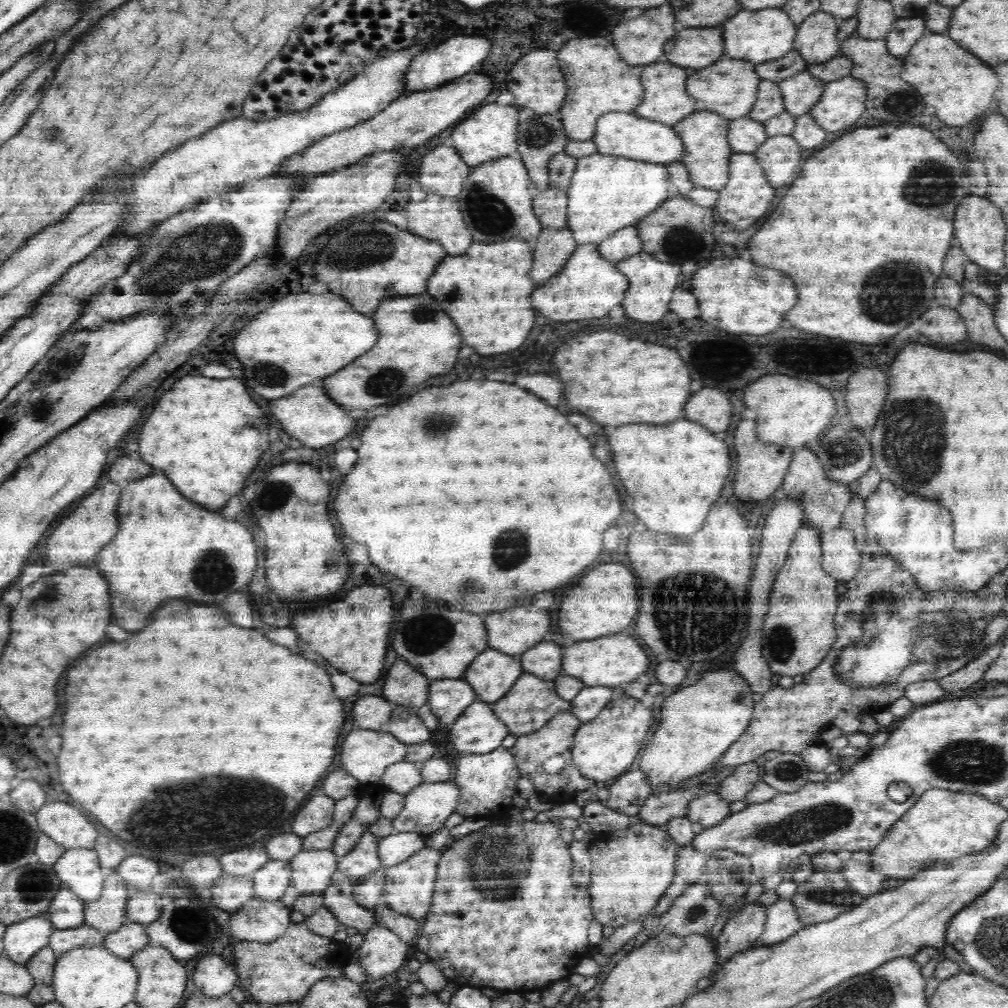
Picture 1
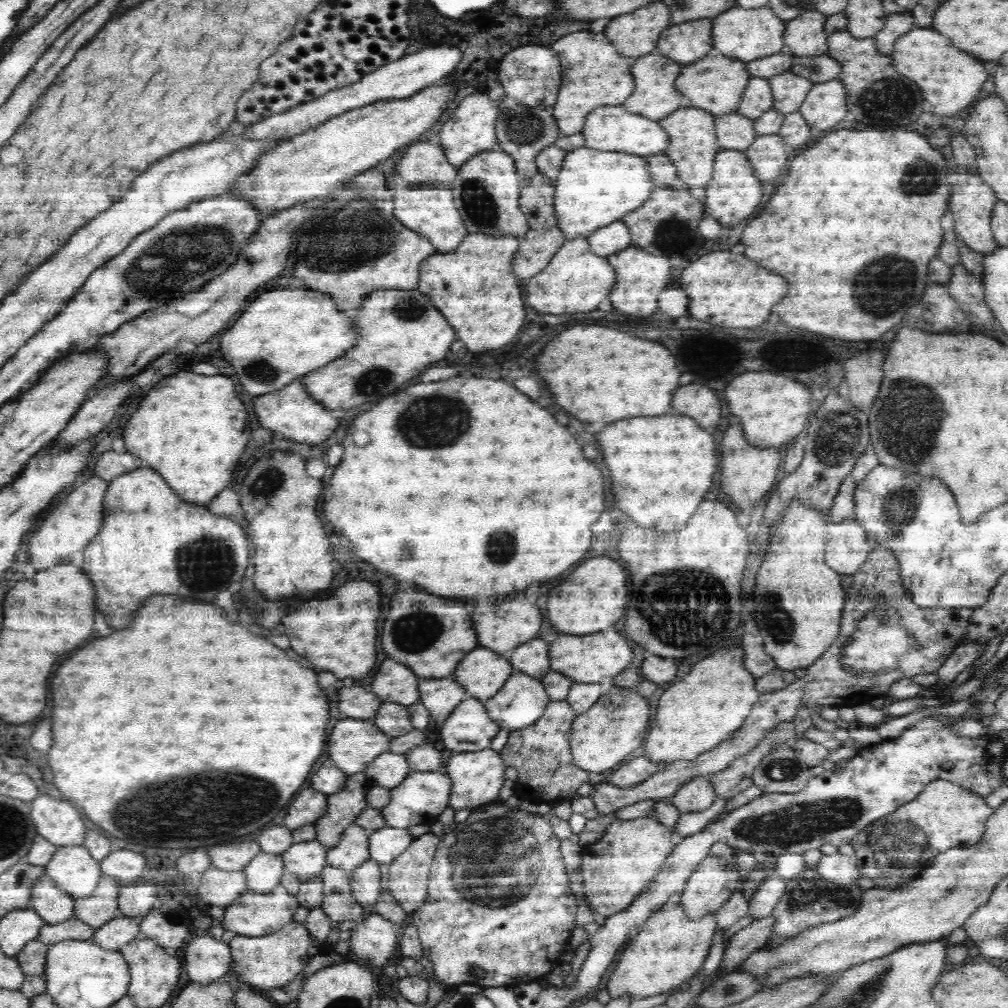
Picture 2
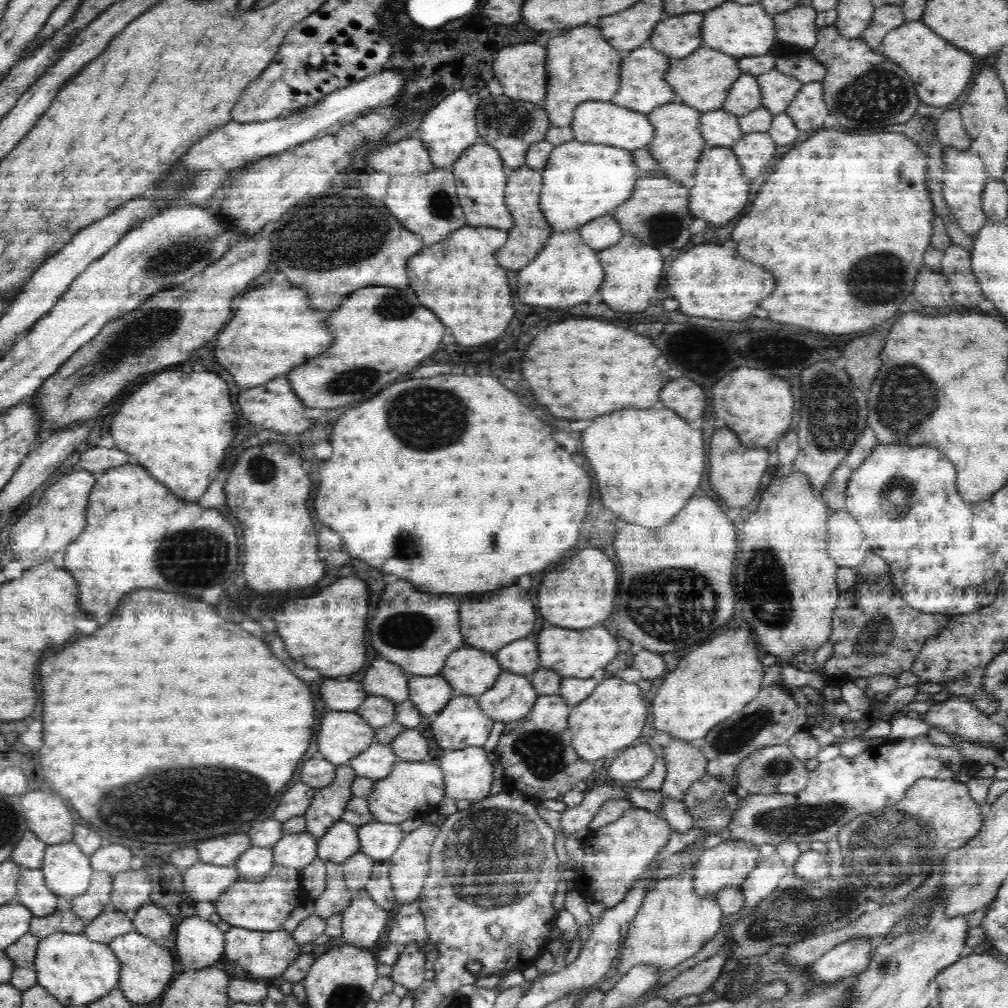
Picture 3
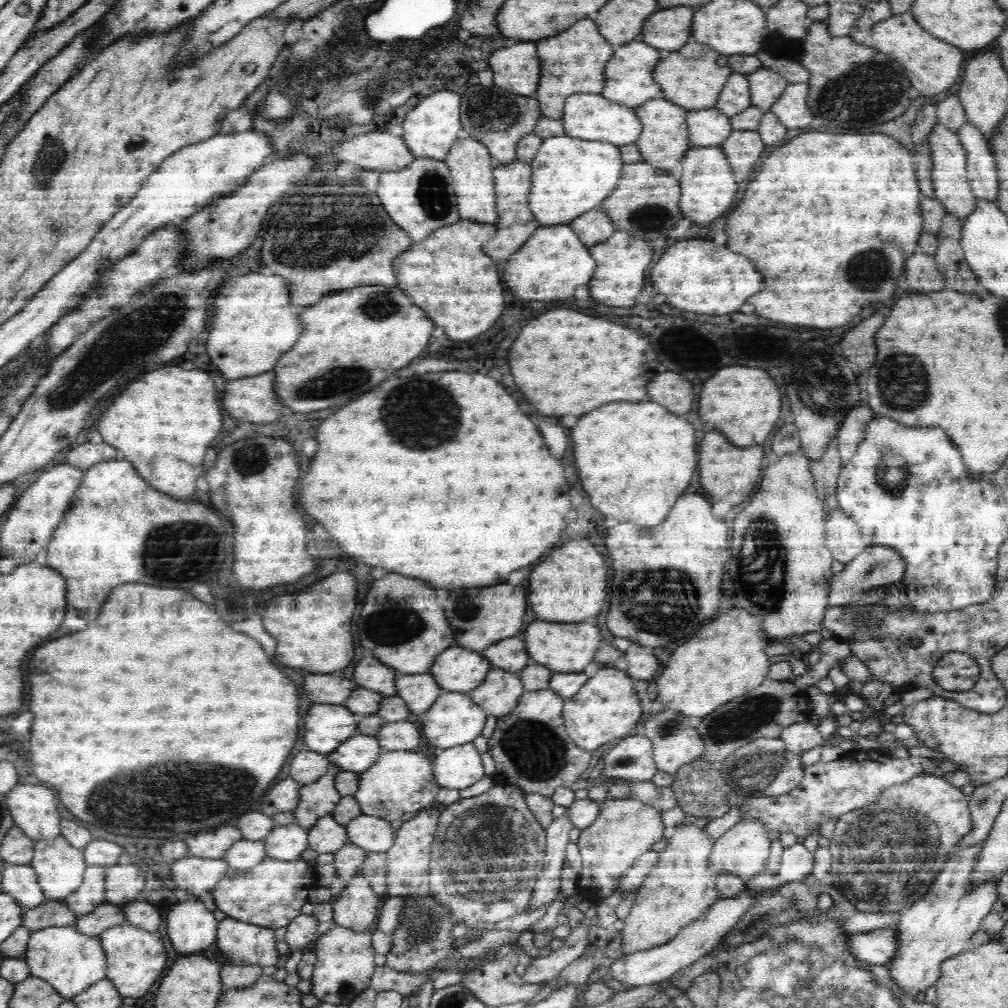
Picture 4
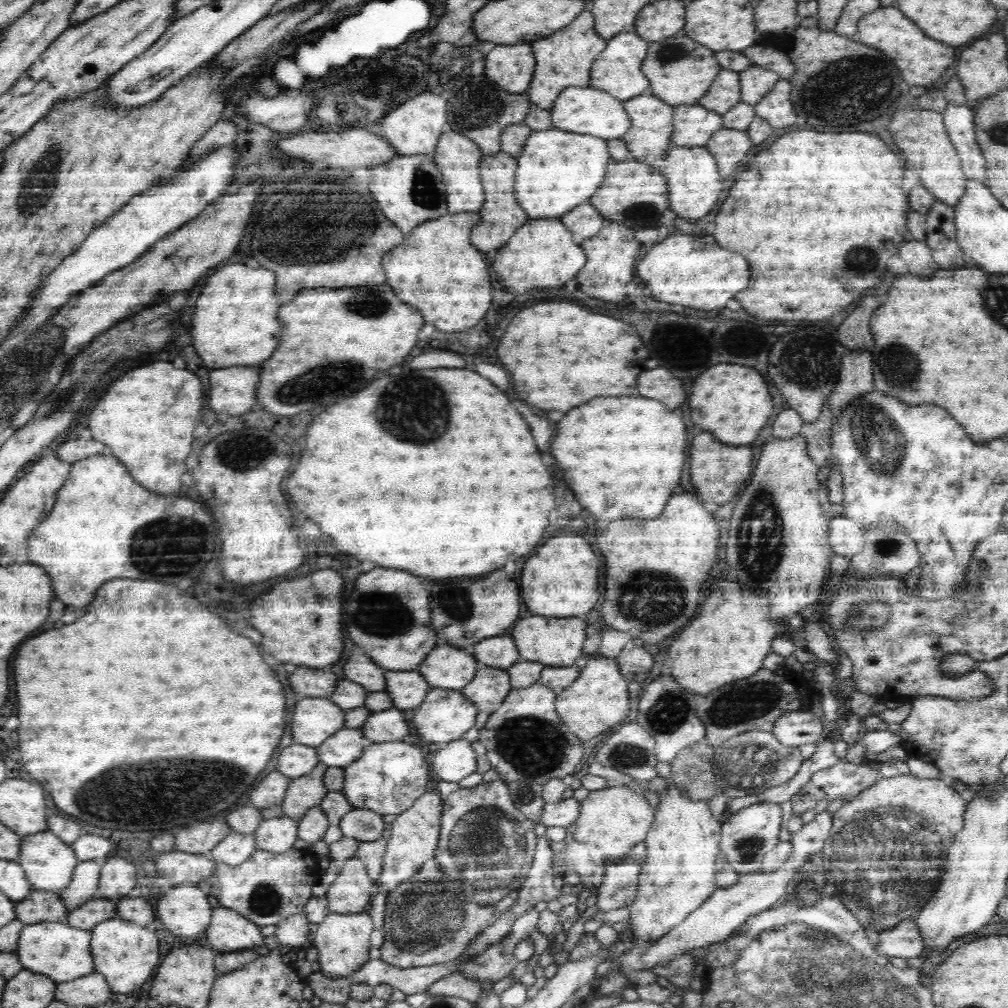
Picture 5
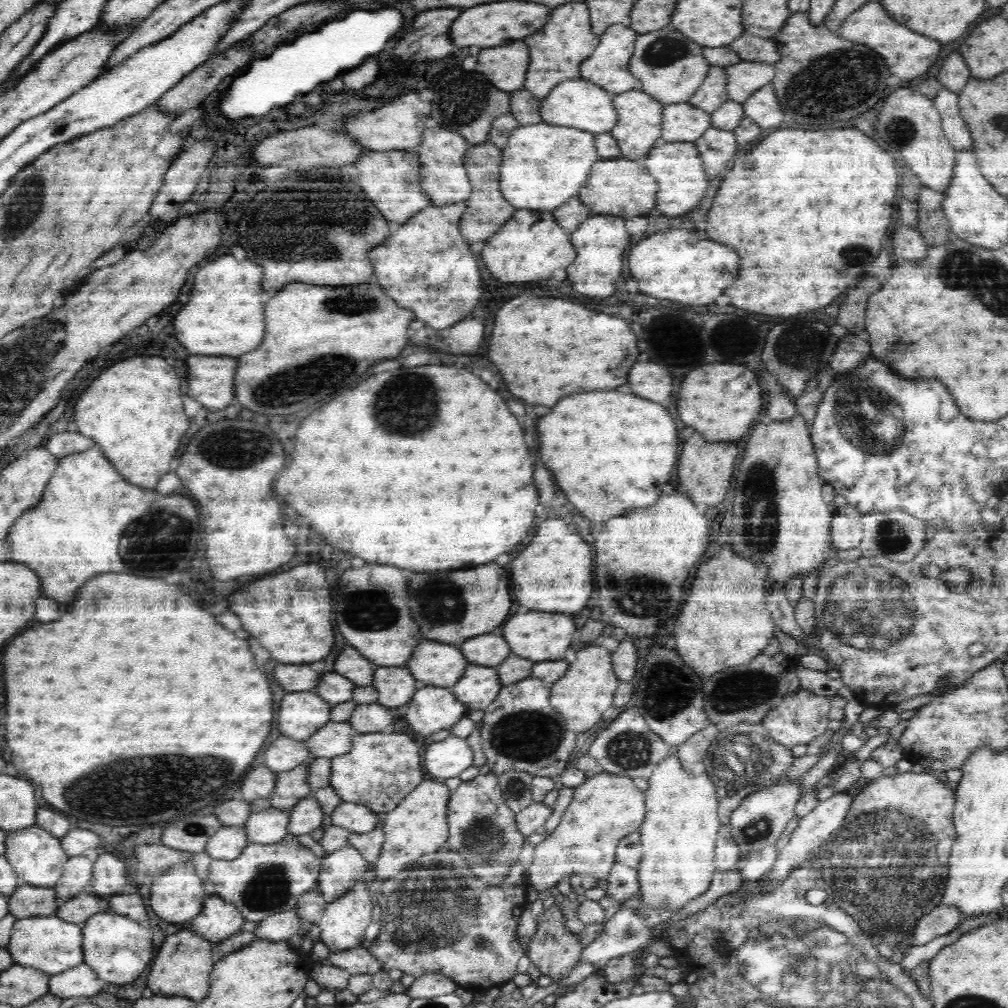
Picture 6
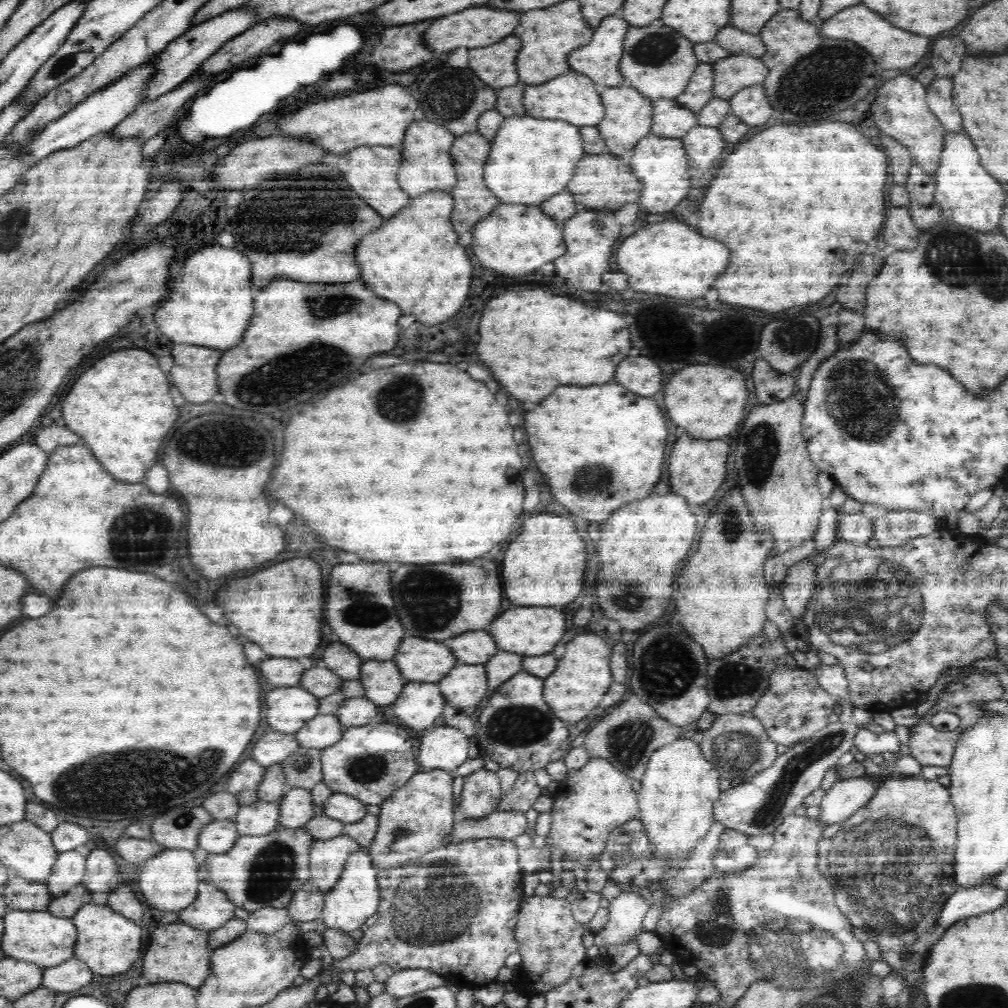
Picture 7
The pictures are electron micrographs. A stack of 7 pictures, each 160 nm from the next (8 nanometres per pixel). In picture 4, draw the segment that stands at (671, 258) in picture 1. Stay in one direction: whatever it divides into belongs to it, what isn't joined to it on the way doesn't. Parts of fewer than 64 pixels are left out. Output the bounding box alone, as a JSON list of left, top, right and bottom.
[599,160,684,242]

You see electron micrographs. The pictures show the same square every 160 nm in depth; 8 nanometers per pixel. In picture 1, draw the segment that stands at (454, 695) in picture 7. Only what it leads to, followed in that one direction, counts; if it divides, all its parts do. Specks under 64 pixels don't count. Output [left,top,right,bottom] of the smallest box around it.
[491,672,570,736]

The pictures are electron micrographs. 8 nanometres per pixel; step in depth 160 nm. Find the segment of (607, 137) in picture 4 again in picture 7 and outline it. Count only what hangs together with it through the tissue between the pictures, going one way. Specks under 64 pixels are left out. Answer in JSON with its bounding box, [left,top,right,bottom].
[521,70,605,127]

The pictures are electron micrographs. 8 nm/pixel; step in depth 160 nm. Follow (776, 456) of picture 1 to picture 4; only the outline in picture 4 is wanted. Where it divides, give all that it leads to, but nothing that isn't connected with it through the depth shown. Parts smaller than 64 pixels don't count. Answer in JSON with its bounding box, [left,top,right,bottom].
[700,432,764,504]

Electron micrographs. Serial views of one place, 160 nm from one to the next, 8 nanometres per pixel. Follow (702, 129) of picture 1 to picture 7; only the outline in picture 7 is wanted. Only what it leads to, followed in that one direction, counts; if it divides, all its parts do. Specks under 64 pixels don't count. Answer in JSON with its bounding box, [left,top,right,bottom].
[596,84,652,158]

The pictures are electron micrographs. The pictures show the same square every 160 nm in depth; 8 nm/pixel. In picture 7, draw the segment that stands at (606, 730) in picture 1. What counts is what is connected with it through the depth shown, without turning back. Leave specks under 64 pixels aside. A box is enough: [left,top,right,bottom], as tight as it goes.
[542,634,613,724]

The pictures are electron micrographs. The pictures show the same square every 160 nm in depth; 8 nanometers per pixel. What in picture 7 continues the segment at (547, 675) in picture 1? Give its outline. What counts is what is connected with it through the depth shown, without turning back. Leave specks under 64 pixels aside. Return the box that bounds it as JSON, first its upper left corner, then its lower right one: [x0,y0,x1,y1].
[443,630,498,665]

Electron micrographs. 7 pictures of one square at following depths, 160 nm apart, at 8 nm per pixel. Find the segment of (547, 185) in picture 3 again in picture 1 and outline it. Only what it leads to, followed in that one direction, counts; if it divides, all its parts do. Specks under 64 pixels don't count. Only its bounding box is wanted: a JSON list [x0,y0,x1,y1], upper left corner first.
[565,154,668,245]

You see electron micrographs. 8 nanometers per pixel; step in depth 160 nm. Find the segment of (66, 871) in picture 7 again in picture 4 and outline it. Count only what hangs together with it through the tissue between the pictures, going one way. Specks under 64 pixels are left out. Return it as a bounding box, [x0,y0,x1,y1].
[64,866,106,917]

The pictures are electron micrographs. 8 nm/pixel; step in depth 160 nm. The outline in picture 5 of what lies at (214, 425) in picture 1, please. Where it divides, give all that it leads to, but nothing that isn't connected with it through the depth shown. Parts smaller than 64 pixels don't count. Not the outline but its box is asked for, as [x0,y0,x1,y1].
[88,362,202,494]

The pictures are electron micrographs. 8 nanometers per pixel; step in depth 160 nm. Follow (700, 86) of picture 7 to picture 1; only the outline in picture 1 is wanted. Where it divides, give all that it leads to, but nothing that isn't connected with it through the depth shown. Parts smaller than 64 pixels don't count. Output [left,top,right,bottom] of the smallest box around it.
[748,80,786,122]

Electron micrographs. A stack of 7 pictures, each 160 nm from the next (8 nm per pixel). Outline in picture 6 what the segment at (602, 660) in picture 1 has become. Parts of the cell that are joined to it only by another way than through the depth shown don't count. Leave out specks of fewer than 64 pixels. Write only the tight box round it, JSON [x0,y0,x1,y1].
[502,612,577,662]

